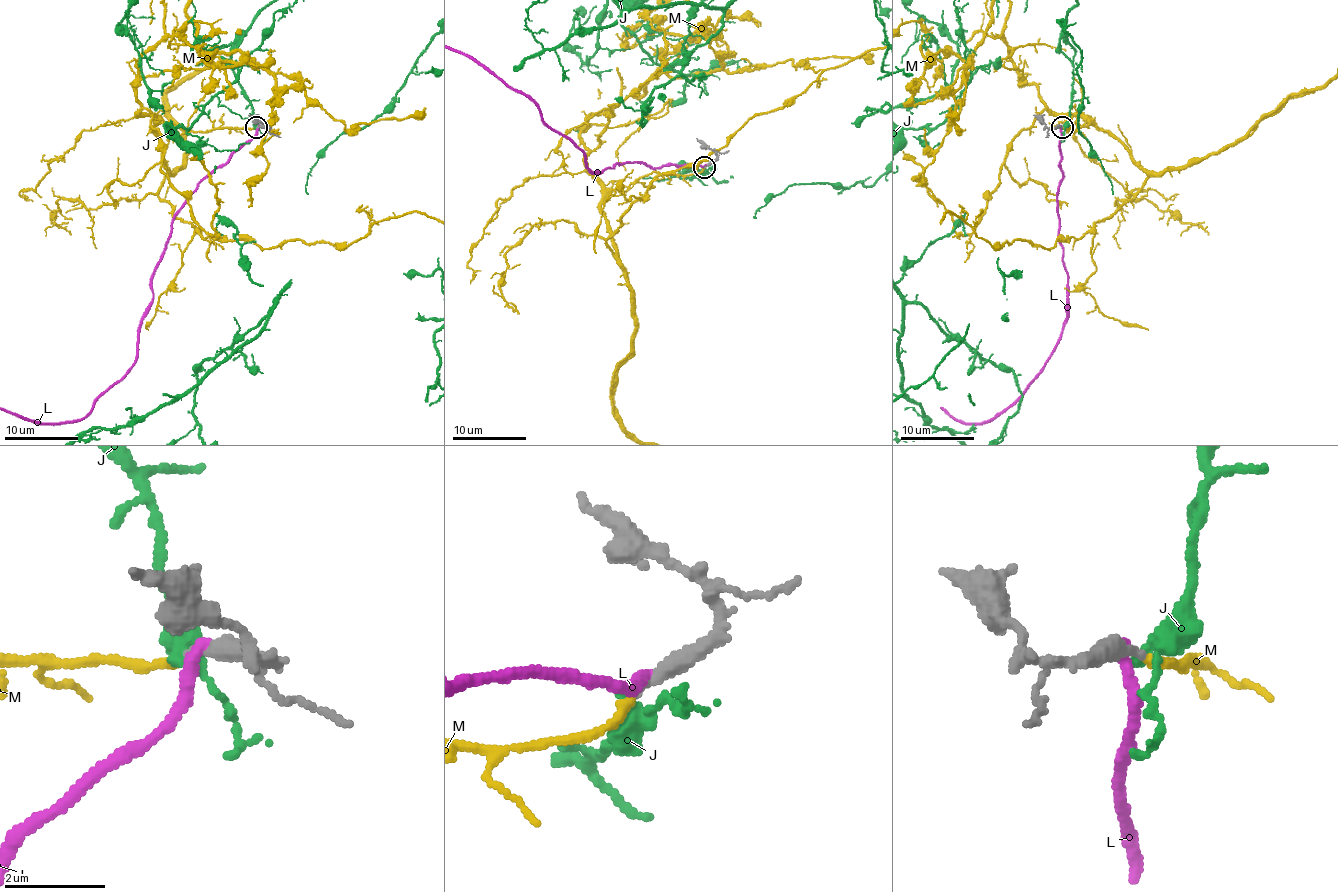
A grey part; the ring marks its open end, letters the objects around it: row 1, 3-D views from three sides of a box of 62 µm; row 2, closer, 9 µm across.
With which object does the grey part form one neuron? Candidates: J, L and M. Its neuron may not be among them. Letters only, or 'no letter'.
M

